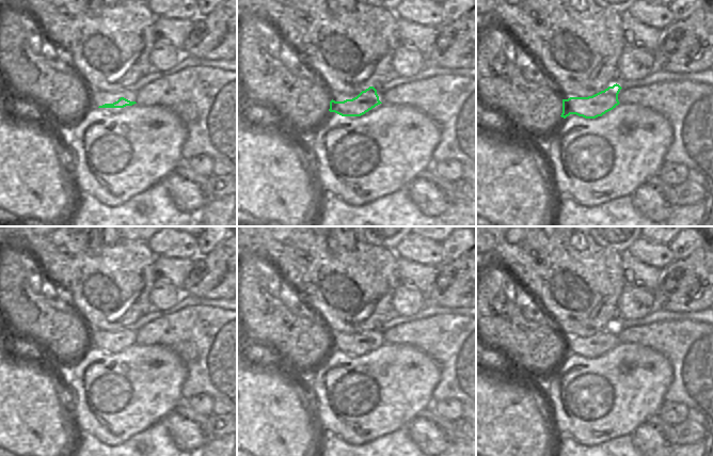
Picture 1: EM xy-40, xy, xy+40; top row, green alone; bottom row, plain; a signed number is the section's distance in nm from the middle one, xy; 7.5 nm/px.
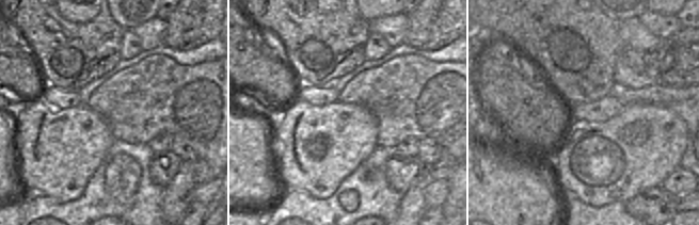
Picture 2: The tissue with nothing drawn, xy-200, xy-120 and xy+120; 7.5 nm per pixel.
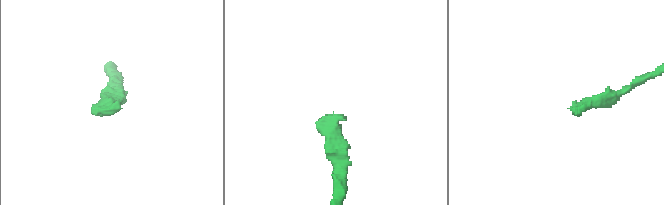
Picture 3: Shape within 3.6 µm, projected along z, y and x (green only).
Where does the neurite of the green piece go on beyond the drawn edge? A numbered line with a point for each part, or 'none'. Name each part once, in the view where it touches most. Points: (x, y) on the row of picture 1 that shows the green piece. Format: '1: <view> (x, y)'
1: xy (355, 93)

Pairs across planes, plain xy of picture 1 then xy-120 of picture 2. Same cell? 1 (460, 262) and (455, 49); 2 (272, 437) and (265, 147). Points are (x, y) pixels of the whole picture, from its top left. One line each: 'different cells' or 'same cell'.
1: different cells
2: same cell

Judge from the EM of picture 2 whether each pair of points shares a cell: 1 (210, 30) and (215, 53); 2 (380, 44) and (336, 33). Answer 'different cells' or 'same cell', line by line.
1: different cells
2: different cells

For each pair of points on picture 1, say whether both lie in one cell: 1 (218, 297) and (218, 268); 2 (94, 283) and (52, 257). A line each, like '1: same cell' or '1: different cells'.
1: different cells
2: same cell

